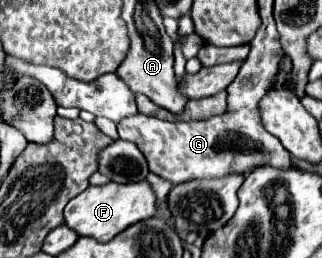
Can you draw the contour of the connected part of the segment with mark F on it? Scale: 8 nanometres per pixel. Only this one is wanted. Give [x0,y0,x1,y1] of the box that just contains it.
[65,180,157,242]

